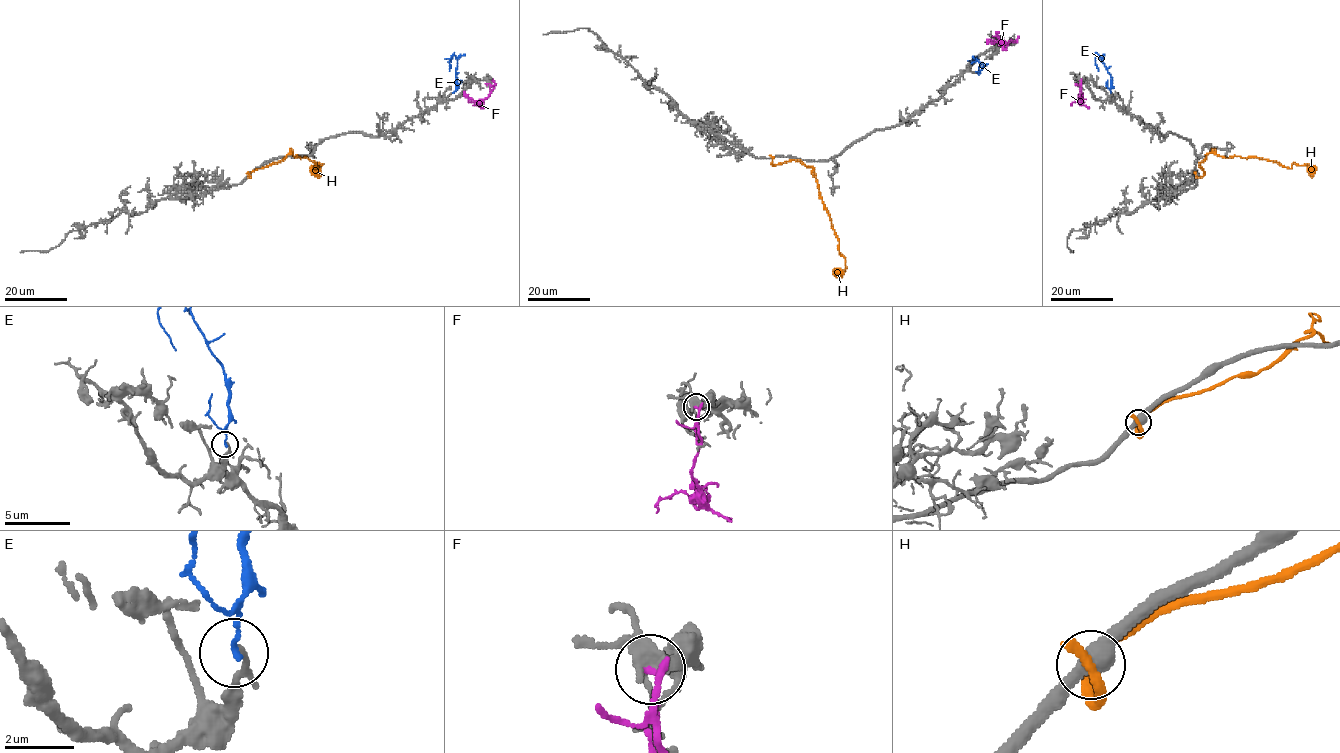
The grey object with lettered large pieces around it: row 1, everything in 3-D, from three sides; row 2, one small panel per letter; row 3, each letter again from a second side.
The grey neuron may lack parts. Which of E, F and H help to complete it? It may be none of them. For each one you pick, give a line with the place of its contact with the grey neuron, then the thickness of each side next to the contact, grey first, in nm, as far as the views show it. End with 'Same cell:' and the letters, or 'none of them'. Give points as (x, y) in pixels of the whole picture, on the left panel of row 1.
Same cell: none of them

